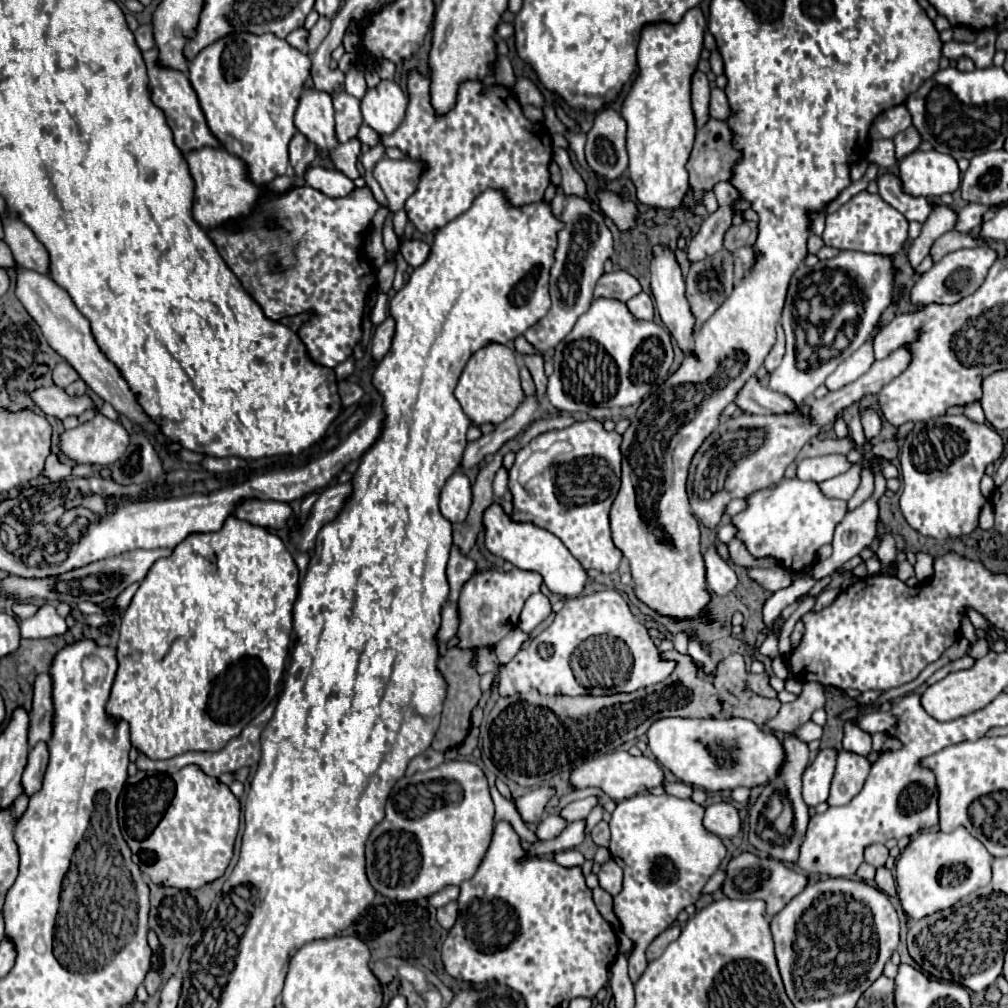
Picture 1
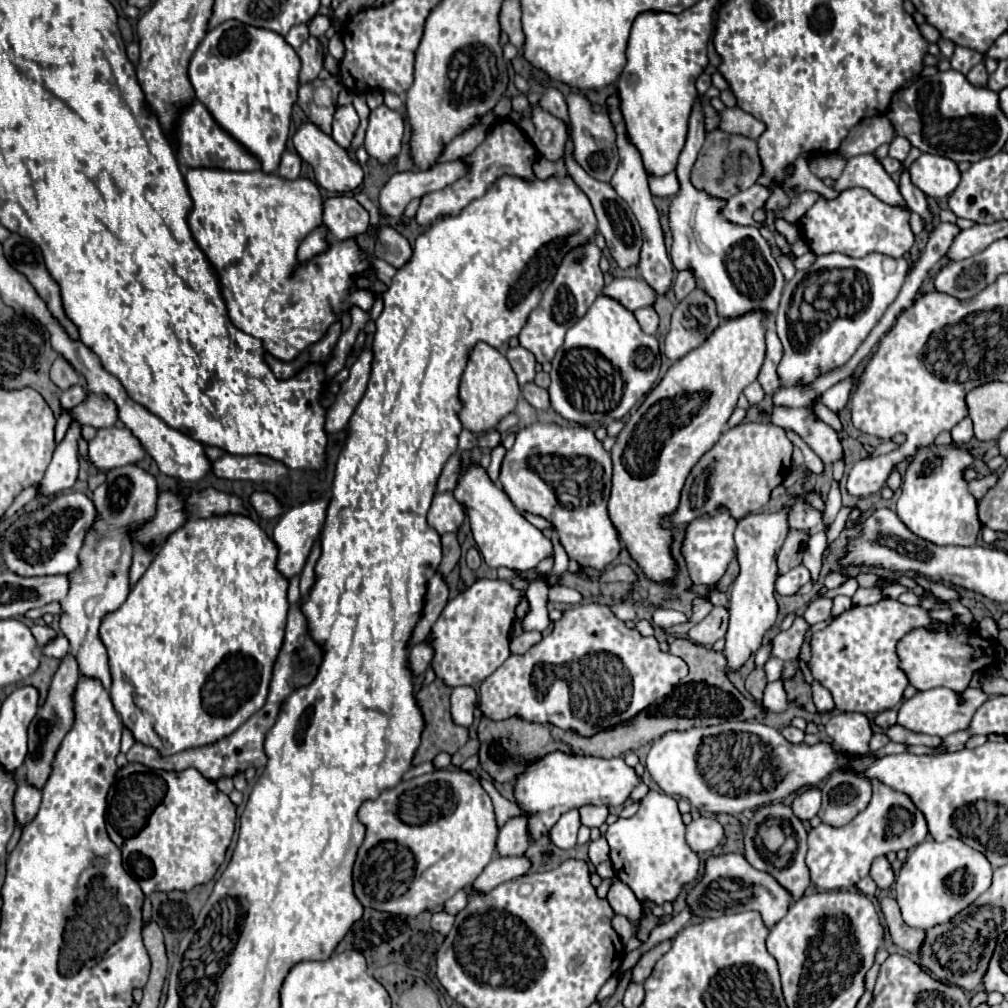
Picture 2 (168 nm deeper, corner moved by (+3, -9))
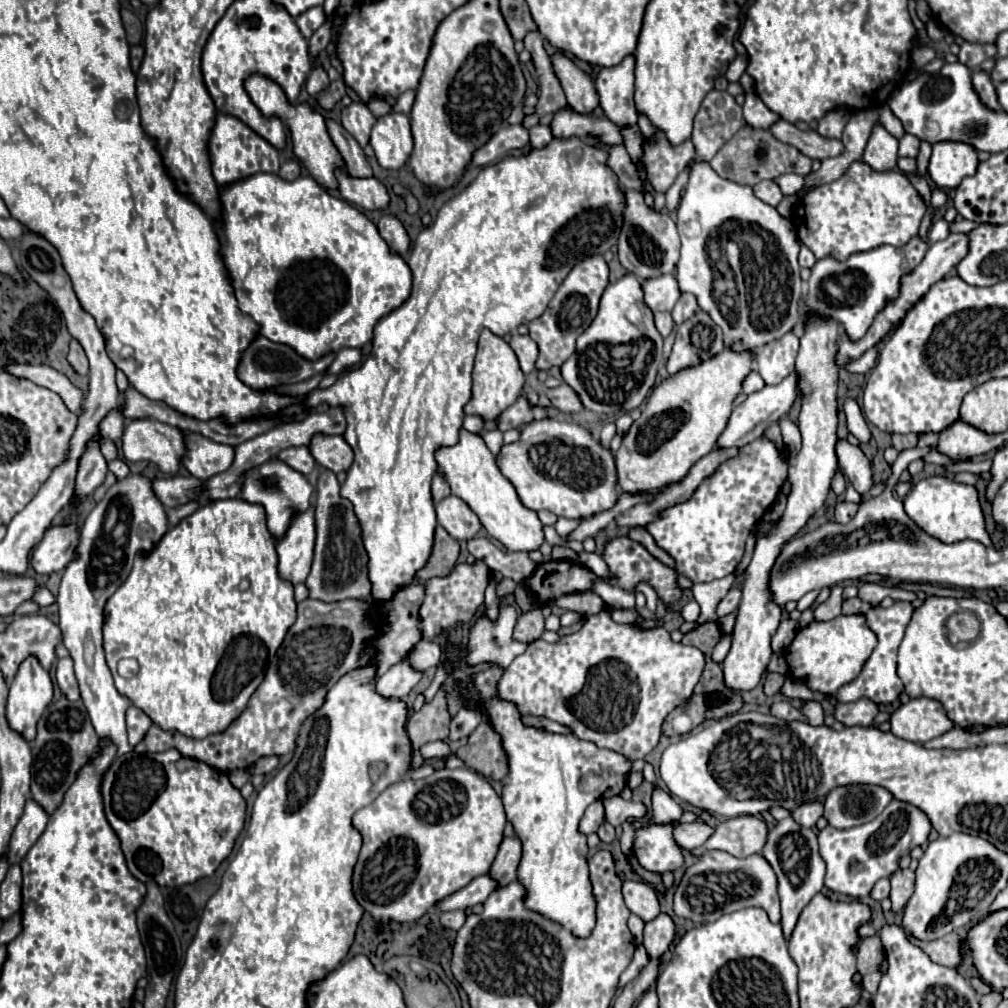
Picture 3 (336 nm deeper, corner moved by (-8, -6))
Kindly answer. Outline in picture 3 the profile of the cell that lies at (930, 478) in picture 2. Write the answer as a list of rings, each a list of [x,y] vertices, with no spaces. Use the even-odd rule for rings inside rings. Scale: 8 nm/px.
[[[943,476],[925,478],[925,480],[917,482],[911,488],[911,492],[907,494],[905,512],[921,530],[925,530],[927,534],[931,534],[933,538],[937,538],[945,544],[953,544],[953,542],[971,538],[985,546],[991,546],[991,538],[985,530],[985,518],[981,512],[979,494],[977,494],[975,486],[957,484]]]

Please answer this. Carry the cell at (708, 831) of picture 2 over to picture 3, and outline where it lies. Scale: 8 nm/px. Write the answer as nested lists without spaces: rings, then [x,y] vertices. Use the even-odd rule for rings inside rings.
[[[695,820],[691,824],[679,824],[675,828],[675,842],[679,842],[683,850],[691,850],[703,846],[711,834],[713,834],[711,826],[707,826],[701,820]]]

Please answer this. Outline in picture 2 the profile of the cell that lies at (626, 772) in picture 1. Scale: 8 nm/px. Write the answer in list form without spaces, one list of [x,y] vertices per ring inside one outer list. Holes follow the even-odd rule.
[[[552,753],[544,759],[532,763],[526,773],[516,779],[516,799],[518,803],[532,813],[528,817],[528,831],[532,839],[538,839],[558,821],[558,817],[570,809],[578,809],[588,803],[606,805],[606,807],[622,807],[634,787],[642,779],[636,775],[632,767],[624,763],[622,757],[614,759],[598,759],[598,757],[578,757],[566,753]]]

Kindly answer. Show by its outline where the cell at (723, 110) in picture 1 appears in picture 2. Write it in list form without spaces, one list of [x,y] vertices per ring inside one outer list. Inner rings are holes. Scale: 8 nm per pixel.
[[[740,107],[718,111],[718,119],[718,129],[724,129],[724,133],[740,133],[744,137],[758,139],[758,135],[764,131],[764,123],[760,123]]]

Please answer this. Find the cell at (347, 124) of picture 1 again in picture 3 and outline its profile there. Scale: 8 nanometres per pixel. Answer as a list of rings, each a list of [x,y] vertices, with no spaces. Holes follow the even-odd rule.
[[[351,102],[347,108],[343,108],[341,122],[343,122],[343,128],[361,144],[361,148],[369,144],[369,136],[371,136],[375,118],[365,104]]]

